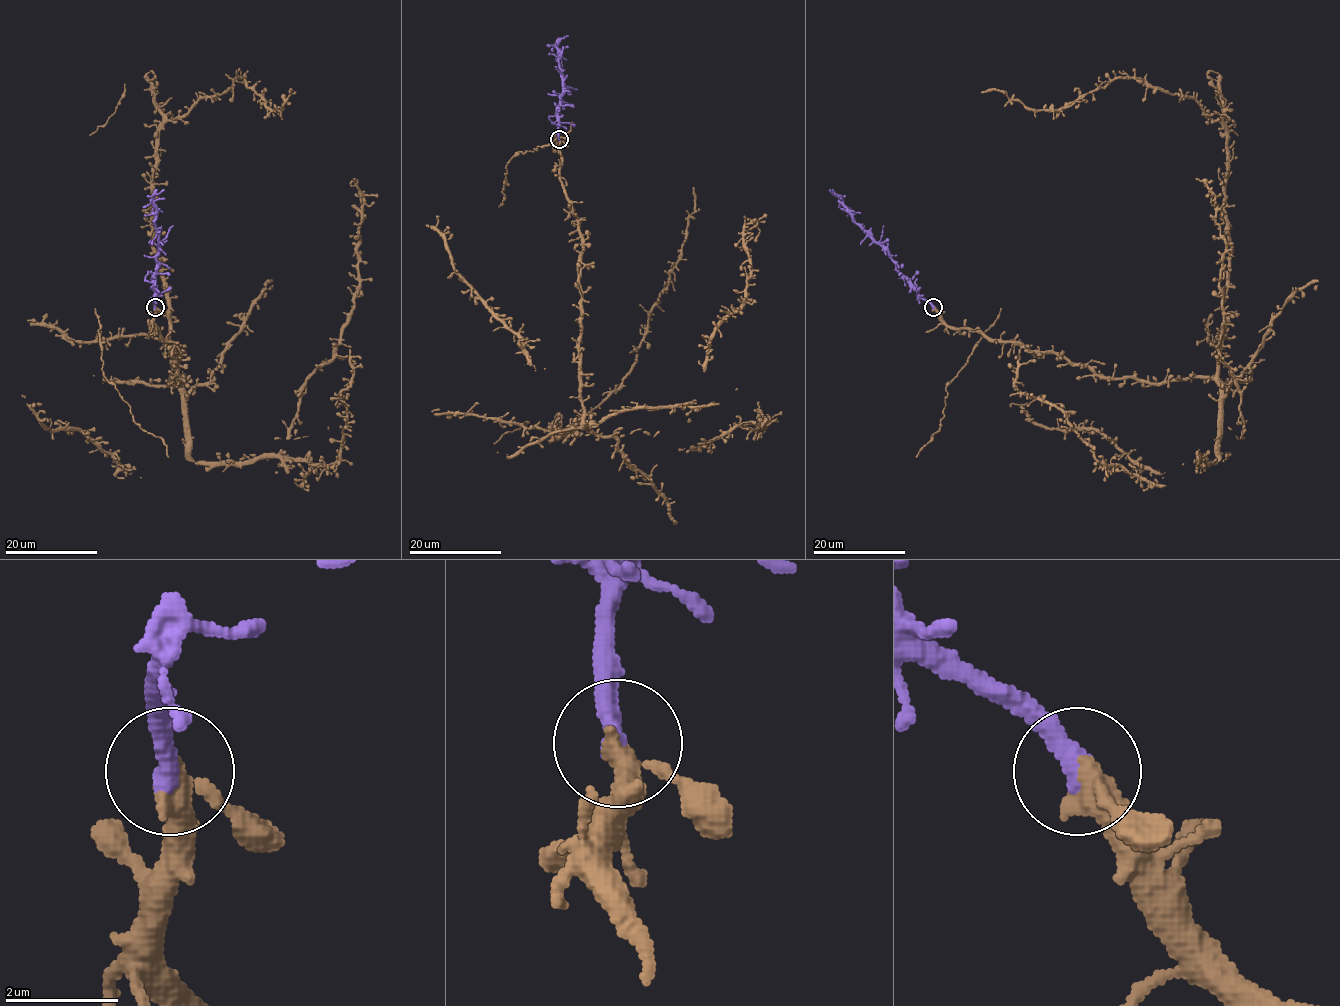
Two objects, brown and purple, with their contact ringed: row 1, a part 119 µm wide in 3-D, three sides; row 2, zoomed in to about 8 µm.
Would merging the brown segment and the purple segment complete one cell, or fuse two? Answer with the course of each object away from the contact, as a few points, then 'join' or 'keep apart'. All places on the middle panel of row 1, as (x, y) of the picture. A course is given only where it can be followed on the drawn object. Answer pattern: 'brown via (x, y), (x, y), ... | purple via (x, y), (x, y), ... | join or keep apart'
brown via (559, 139), (560, 182), (581, 236), (581, 422), (557, 435), (617, 389), (634, 363), (685, 239), (693, 187) | purple via (559, 139), (558, 107), (562, 91), (562, 70), (559, 65), (558, 43), (568, 35) | join

